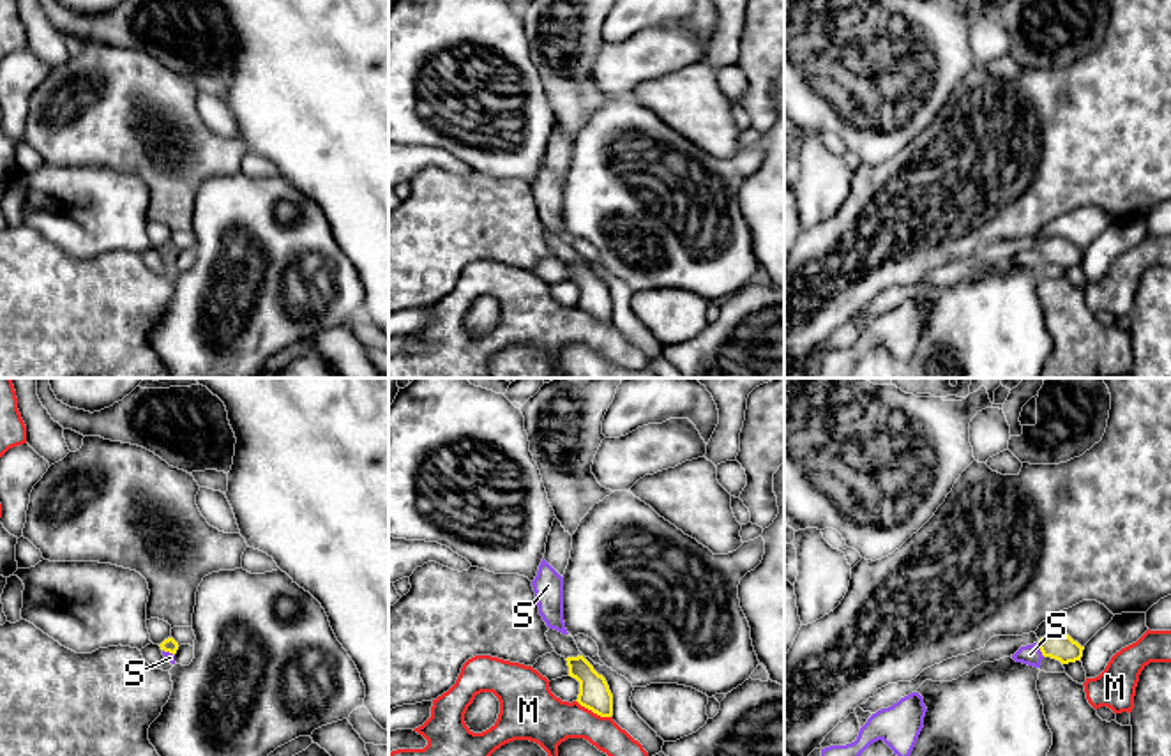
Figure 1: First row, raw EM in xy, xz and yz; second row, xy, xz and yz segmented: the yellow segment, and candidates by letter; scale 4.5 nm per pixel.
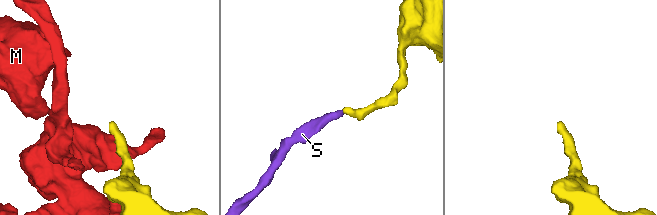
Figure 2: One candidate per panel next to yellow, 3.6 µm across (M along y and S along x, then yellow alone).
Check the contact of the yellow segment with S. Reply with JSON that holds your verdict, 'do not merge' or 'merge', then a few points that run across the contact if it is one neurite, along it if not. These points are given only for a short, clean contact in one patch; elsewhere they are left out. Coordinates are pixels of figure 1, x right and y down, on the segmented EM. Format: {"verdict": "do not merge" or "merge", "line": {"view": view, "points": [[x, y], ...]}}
{"verdict": "merge", "line": {"view": "yz", "points": [[1057, 645], [1041, 650], [1030, 654]]}}

